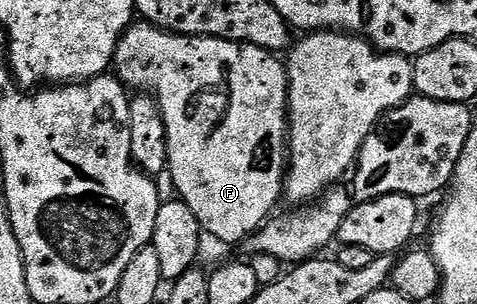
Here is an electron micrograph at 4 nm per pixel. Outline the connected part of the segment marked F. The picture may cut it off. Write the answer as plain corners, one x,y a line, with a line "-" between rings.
146,22
132,23
131,27
119,37
119,45
115,51
114,71
128,89
138,90
143,94
153,94
159,102
159,109
165,118
167,131
167,162
178,199
184,200
193,210
200,229
227,244
246,241
248,237
259,231
276,211
275,203
285,192
285,177
289,163
289,117
287,114
287,69
284,61
274,52
267,52
252,44
240,44
238,40
222,40
212,36
178,36
175,32
166,32

